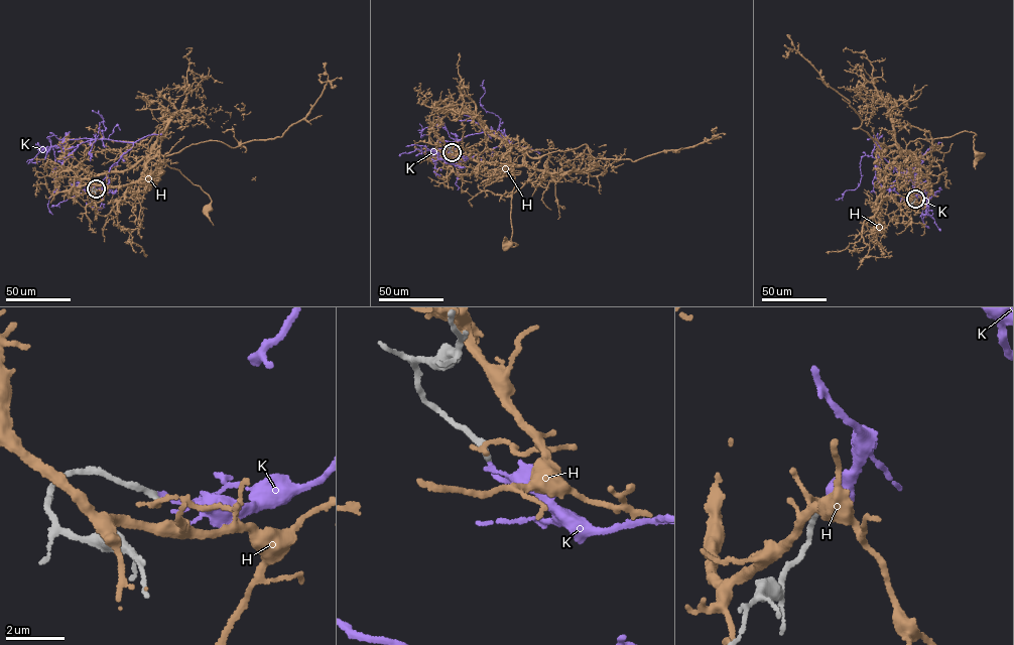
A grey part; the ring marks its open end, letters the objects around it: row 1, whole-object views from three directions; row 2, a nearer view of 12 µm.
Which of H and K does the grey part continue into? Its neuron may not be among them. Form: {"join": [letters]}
{"join": ["K"]}

